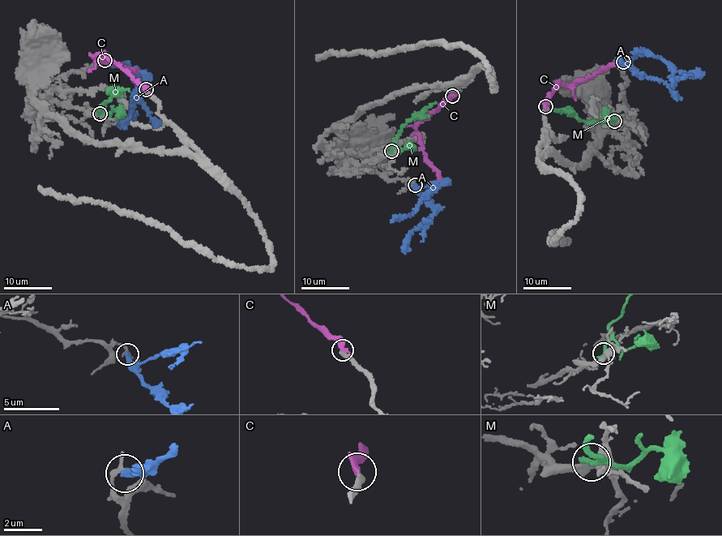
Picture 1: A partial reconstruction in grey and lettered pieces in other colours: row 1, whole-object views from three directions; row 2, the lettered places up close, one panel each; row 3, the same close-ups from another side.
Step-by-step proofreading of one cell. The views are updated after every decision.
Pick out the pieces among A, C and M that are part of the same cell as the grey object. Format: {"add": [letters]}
{"add": ["C"]}

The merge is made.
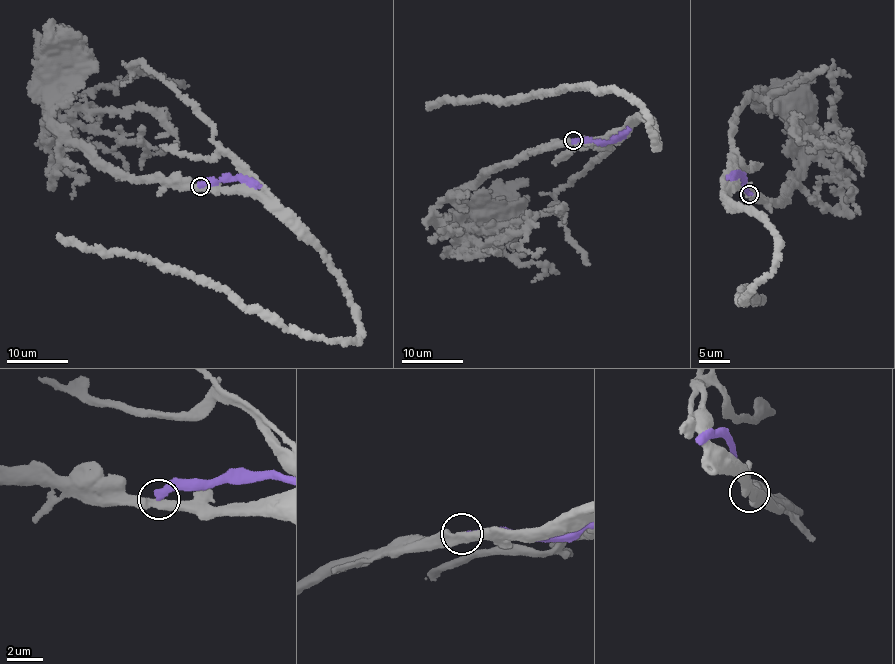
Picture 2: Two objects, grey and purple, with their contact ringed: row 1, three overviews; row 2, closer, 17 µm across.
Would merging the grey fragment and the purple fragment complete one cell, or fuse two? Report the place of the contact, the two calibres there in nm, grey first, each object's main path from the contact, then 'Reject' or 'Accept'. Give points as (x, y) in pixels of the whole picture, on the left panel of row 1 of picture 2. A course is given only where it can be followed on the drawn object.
Place: (200, 186). Thickness 440 nm (grey) against 360 nm. Course of grey: (200, 187), (119, 177), (57, 126), (50, 106), (53, 87), (66, 65). Course of purple: (200, 187), (218, 180), (242, 178), (260, 185). Reject

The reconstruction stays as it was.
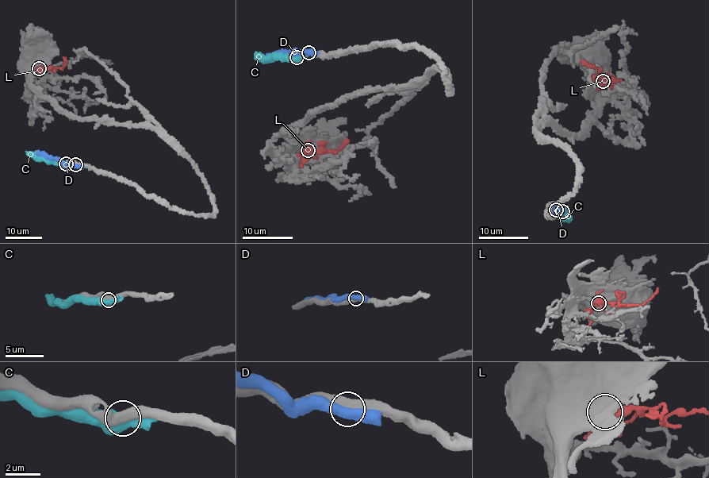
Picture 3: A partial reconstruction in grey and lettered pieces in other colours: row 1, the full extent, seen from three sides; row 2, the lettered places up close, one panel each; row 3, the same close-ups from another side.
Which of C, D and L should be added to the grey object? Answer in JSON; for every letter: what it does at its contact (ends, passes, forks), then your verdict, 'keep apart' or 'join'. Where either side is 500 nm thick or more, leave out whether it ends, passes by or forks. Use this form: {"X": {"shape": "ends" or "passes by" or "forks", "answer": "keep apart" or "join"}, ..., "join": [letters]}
{"C": {"answer": "keep apart"}, "D": {"shape": "passes by", "answer": "keep apart"}, "L": {"shape": "forks", "answer": "join"}, "join": ["L"]}

